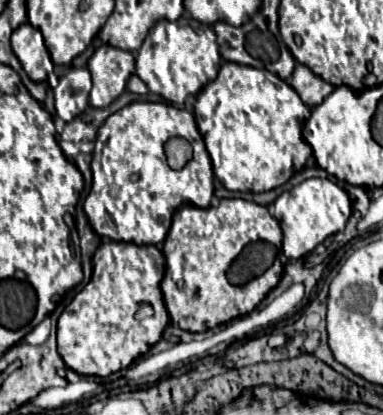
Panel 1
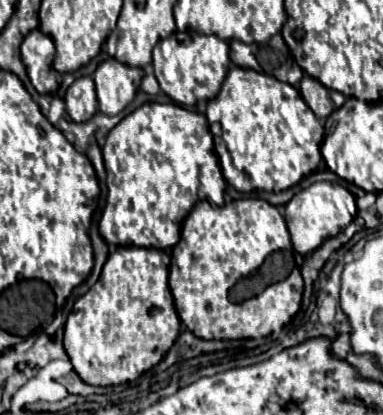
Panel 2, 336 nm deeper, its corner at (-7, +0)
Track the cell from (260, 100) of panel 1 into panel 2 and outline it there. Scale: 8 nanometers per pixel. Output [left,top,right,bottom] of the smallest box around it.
[206,67,324,191]

